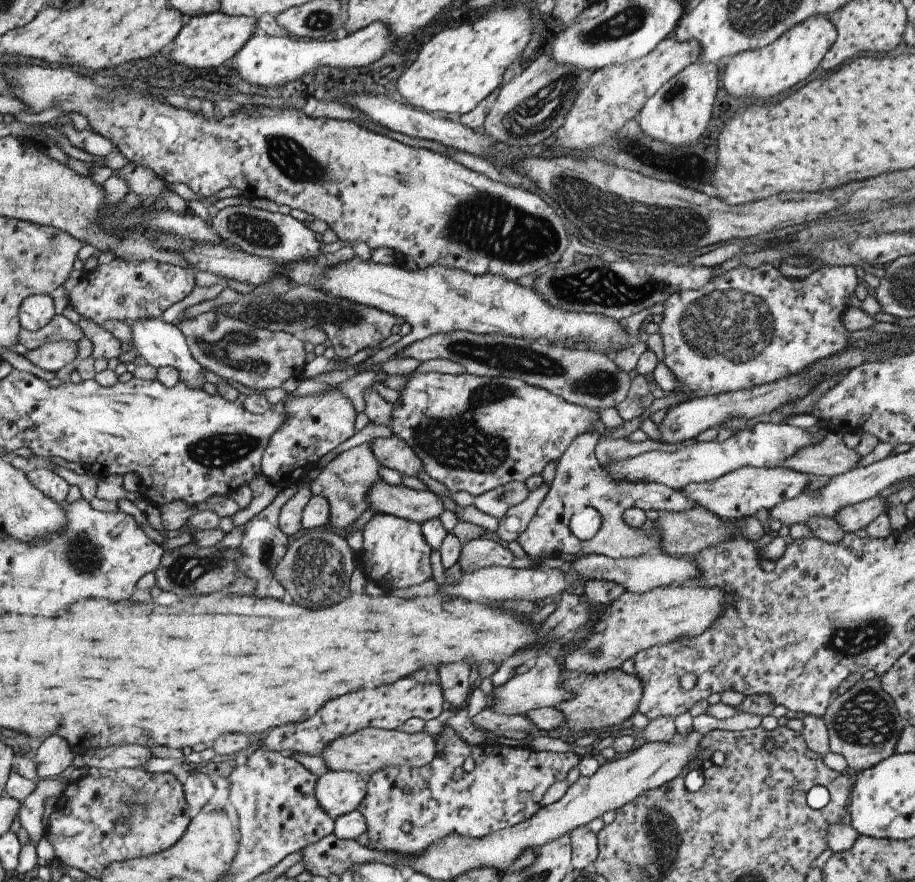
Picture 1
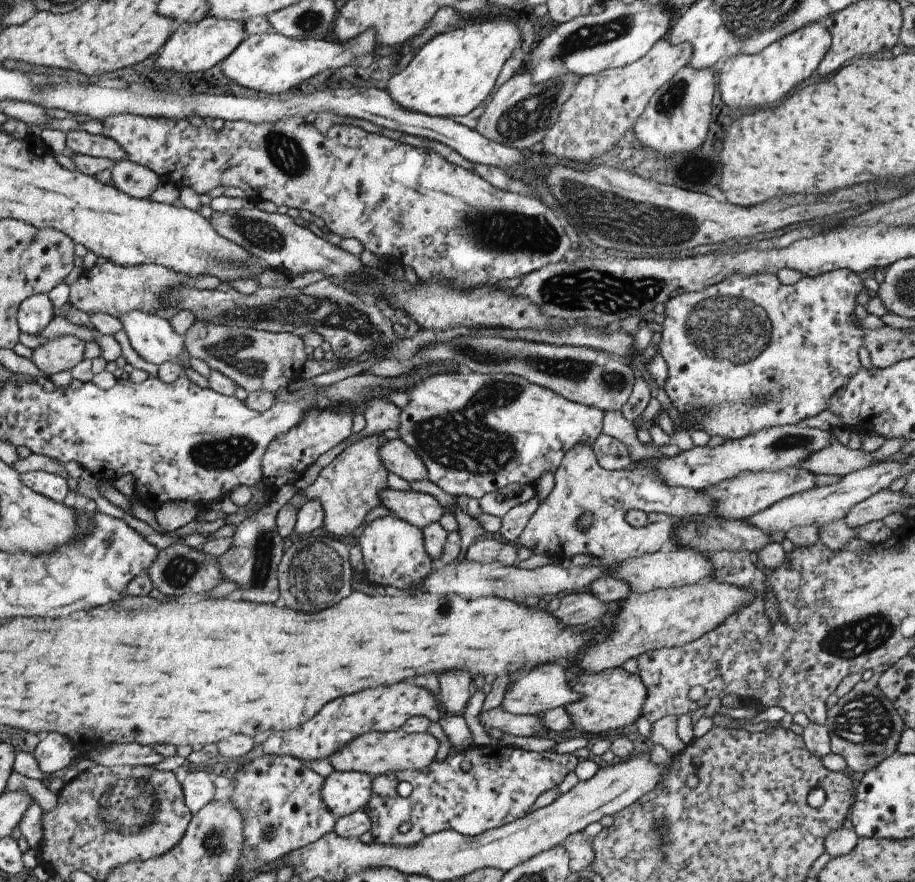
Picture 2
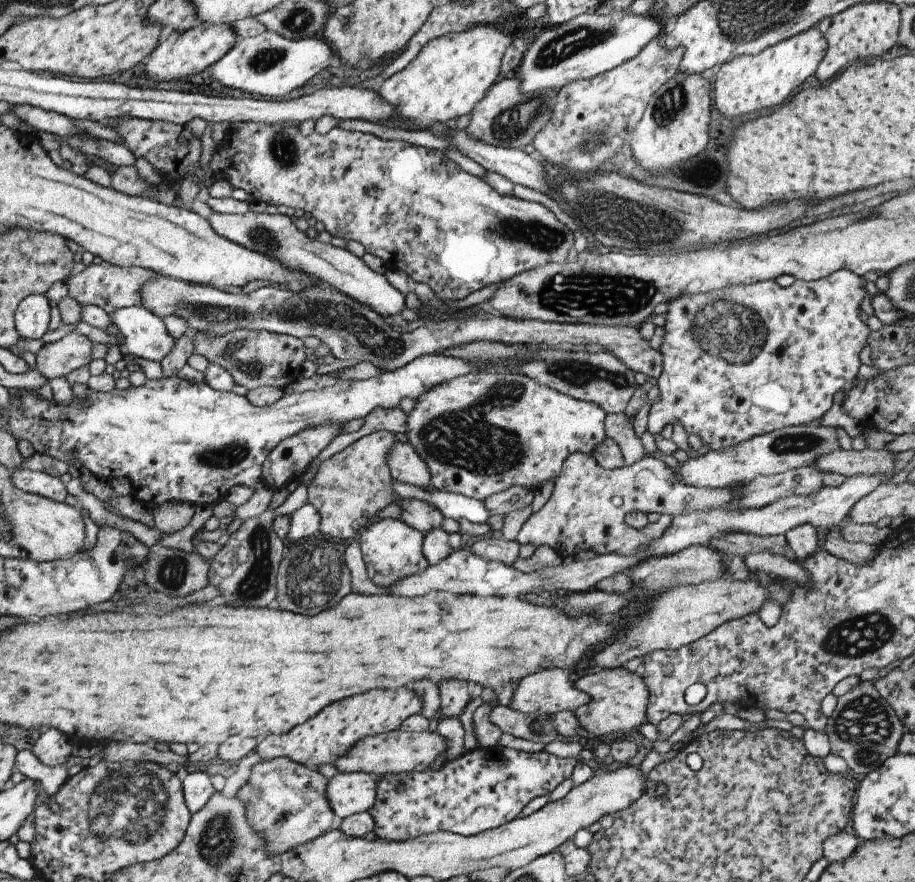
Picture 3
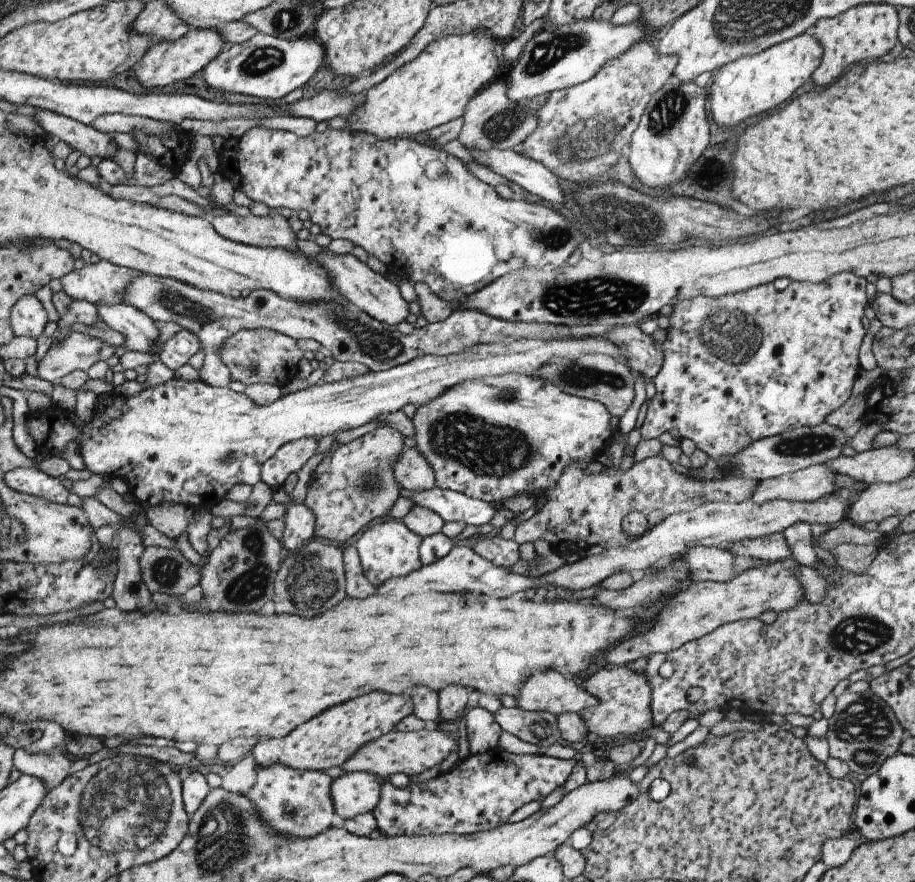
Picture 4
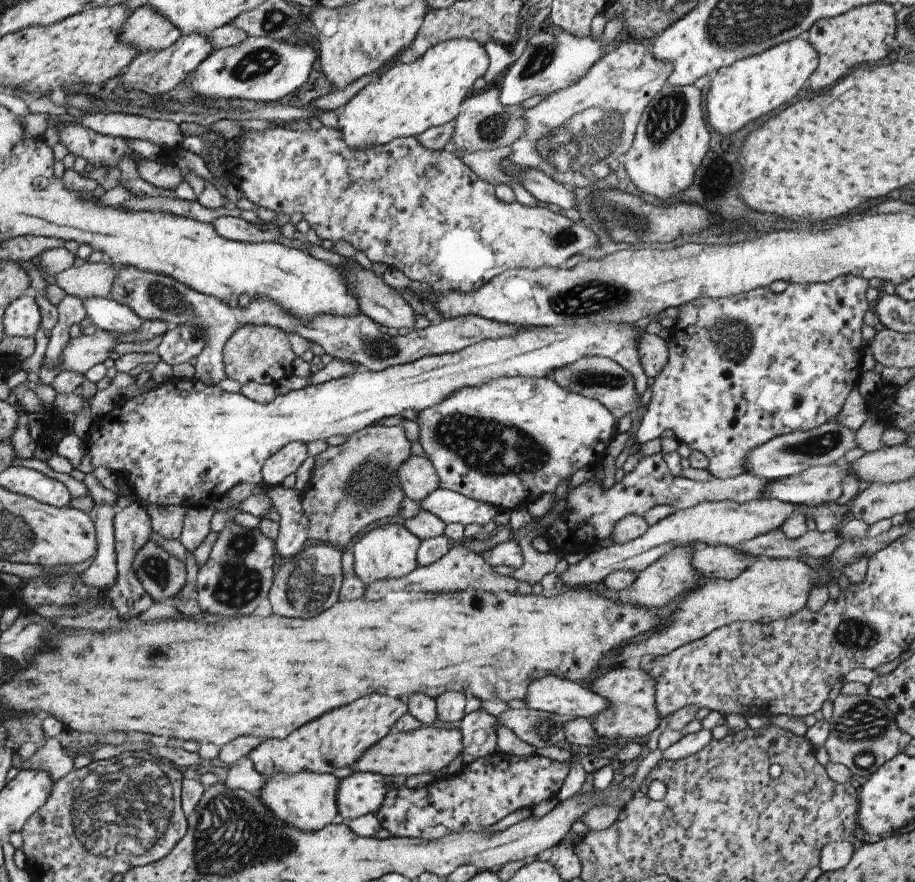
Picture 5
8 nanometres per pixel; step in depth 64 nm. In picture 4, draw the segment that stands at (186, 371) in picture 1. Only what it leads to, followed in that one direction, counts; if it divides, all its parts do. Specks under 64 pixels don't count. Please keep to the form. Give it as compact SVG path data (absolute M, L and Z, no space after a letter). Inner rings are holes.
M108 304L108 306L96 306L100 320L126 337L125 346L116 348L114 356L120 359L126 352L137 351L145 354L158 354L162 352L164 342L158 342L161 322L150 320L144 312L136 310L130 304Z

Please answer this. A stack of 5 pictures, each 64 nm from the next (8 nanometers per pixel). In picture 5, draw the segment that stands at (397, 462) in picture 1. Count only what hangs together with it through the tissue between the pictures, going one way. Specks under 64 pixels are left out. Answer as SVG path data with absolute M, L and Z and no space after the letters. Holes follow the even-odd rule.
M408 456L400 468L397 470L397 476L403 494L414 502L422 504L424 498L436 492L439 488L439 479L436 475L434 466L429 462L426 456Z

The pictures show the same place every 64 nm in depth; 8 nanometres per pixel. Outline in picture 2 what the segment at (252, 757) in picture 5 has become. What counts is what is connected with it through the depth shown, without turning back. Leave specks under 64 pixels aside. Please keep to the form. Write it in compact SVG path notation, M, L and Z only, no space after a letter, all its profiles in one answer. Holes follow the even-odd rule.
M400 682L388 688L364 690L352 696L344 696L326 704L310 722L284 730L272 732L263 743L263 752L269 755L288 755L300 760L326 759L346 743L353 741L368 731L397 731L412 717L426 717L432 722L438 721L444 712L441 710L439 698L434 693L428 694L424 688L408 682Z

